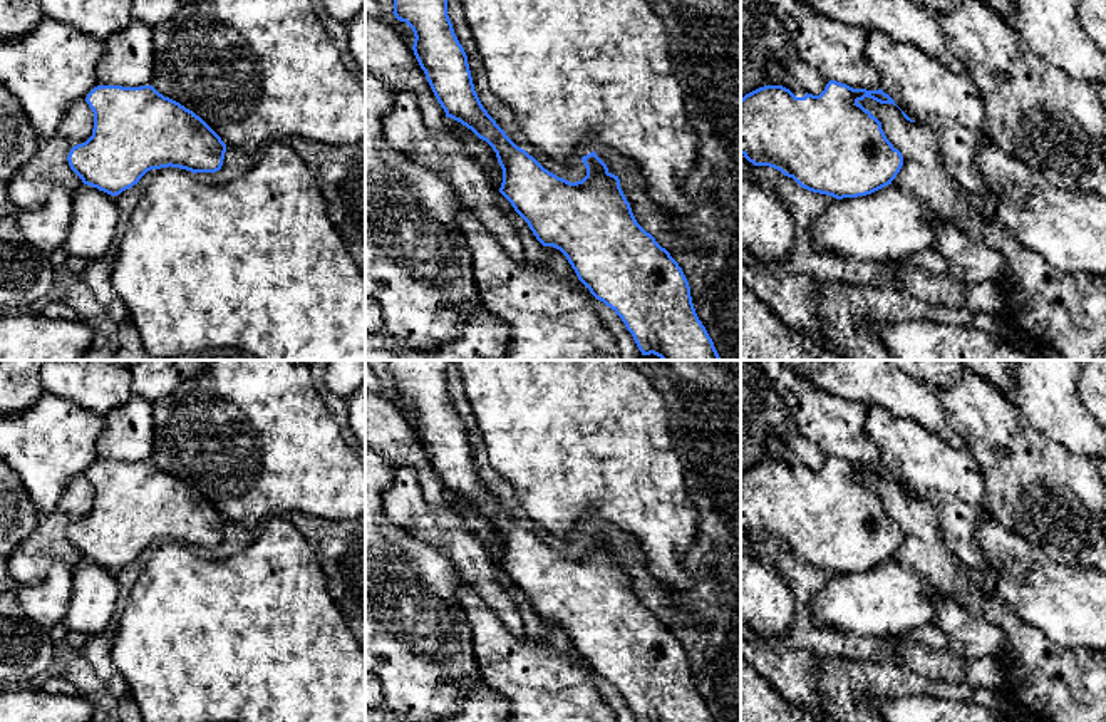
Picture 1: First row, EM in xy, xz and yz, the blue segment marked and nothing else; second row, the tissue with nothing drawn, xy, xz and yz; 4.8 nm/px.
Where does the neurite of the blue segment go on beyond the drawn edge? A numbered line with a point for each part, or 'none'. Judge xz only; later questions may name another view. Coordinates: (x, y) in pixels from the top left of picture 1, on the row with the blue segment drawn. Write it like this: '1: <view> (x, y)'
none

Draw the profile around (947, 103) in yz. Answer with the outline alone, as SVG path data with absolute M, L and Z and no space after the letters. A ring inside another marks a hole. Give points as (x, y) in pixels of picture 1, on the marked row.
M866 28L866 60L878 70L880 89L917 124L930 129L948 176L965 191L987 196L977 169L979 146L994 142L972 77L954 72L912 44Z

